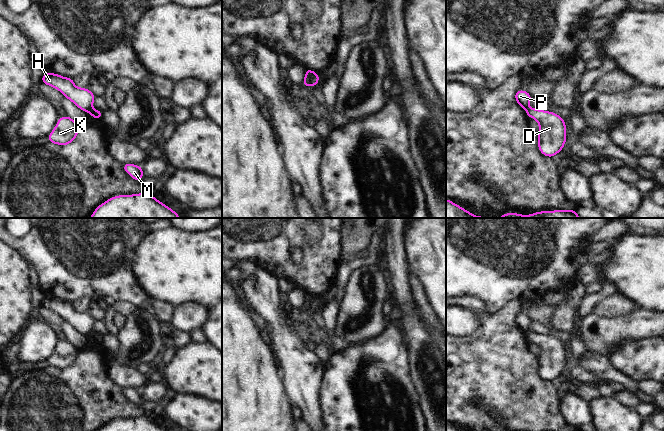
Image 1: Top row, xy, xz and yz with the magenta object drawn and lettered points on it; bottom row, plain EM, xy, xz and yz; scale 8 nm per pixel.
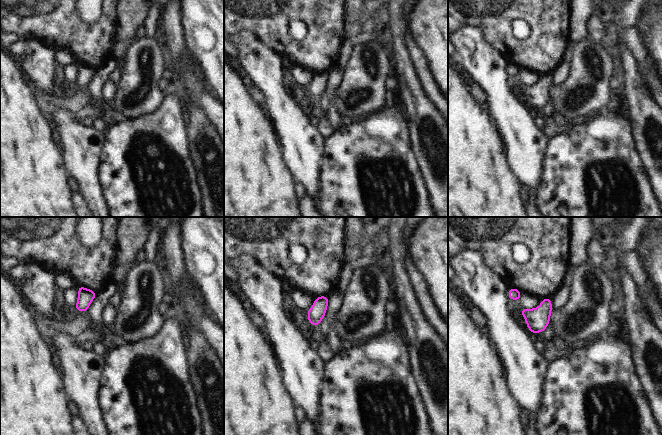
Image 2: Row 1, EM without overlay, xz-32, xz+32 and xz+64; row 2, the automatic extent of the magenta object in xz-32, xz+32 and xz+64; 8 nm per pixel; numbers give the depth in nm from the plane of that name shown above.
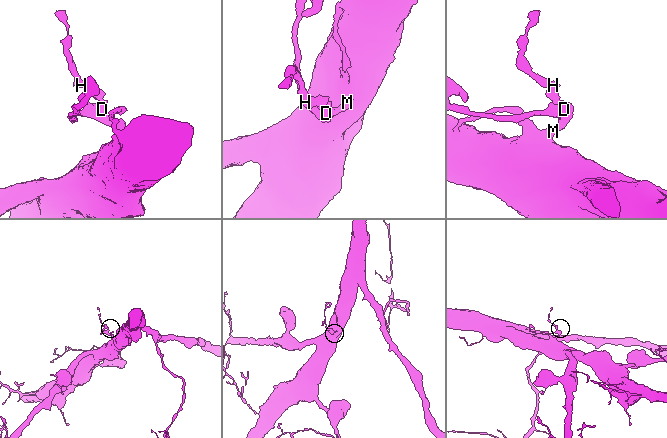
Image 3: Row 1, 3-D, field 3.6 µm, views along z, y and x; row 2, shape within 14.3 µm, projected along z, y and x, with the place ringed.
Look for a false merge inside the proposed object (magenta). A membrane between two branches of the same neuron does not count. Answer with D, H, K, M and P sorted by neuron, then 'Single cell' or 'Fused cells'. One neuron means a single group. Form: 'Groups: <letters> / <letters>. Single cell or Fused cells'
Groups: D K M / H P. Fused cells

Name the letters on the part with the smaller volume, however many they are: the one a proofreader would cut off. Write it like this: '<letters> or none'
H, P

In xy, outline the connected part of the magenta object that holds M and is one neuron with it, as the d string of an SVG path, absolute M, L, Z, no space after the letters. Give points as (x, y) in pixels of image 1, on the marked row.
M123 164L123 169L135 180L141 183L141 178L143 175L143 169L141 166L136 166L134 164Z

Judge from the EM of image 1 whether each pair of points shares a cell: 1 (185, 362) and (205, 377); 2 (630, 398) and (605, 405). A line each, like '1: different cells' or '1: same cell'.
1: same cell
2: different cells

